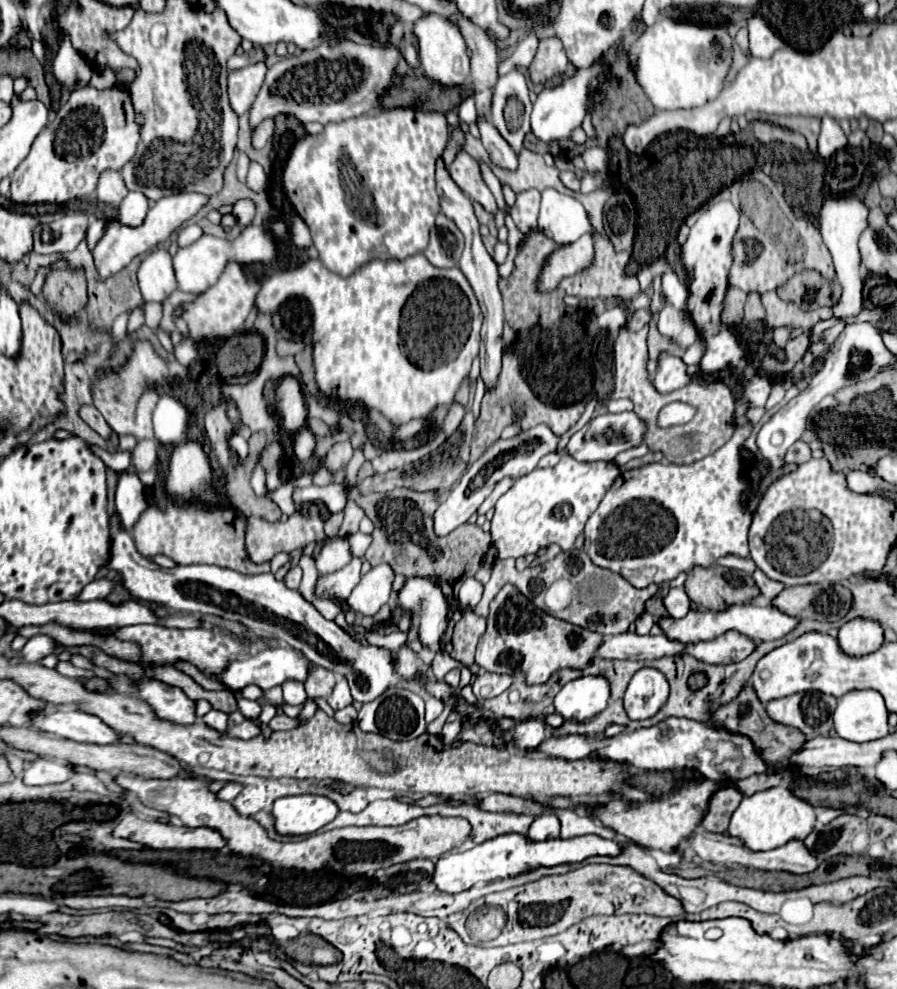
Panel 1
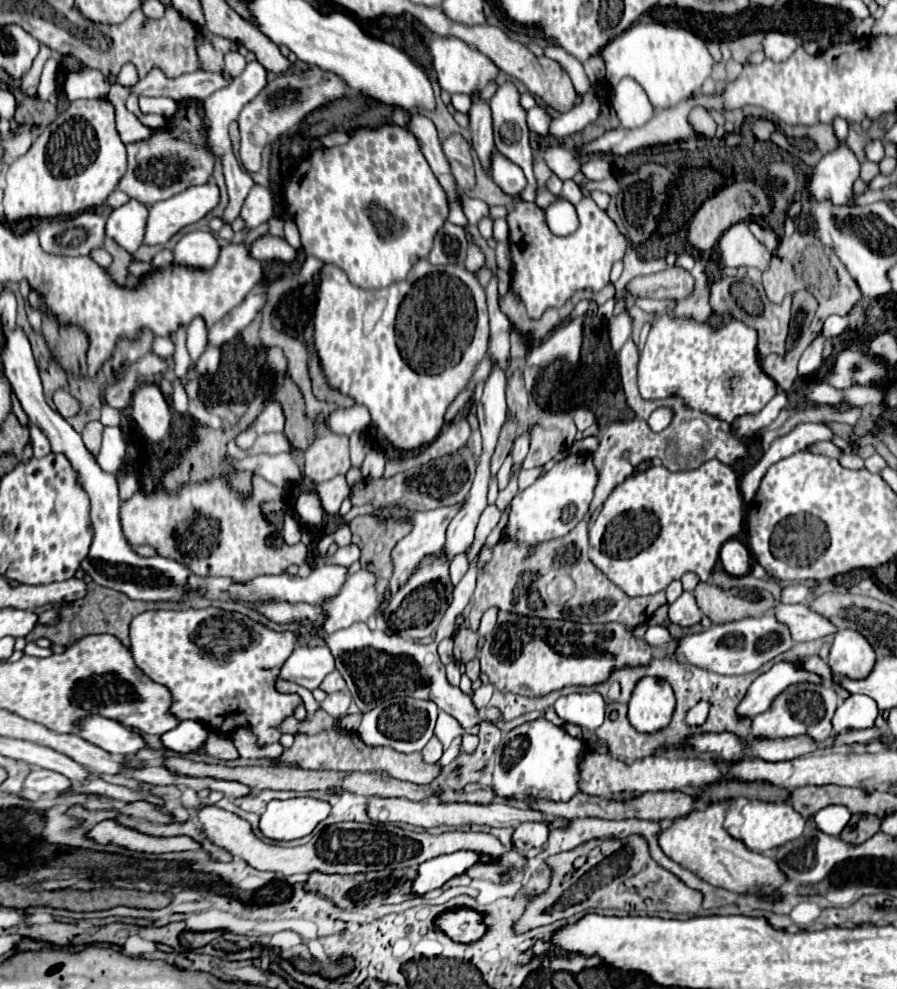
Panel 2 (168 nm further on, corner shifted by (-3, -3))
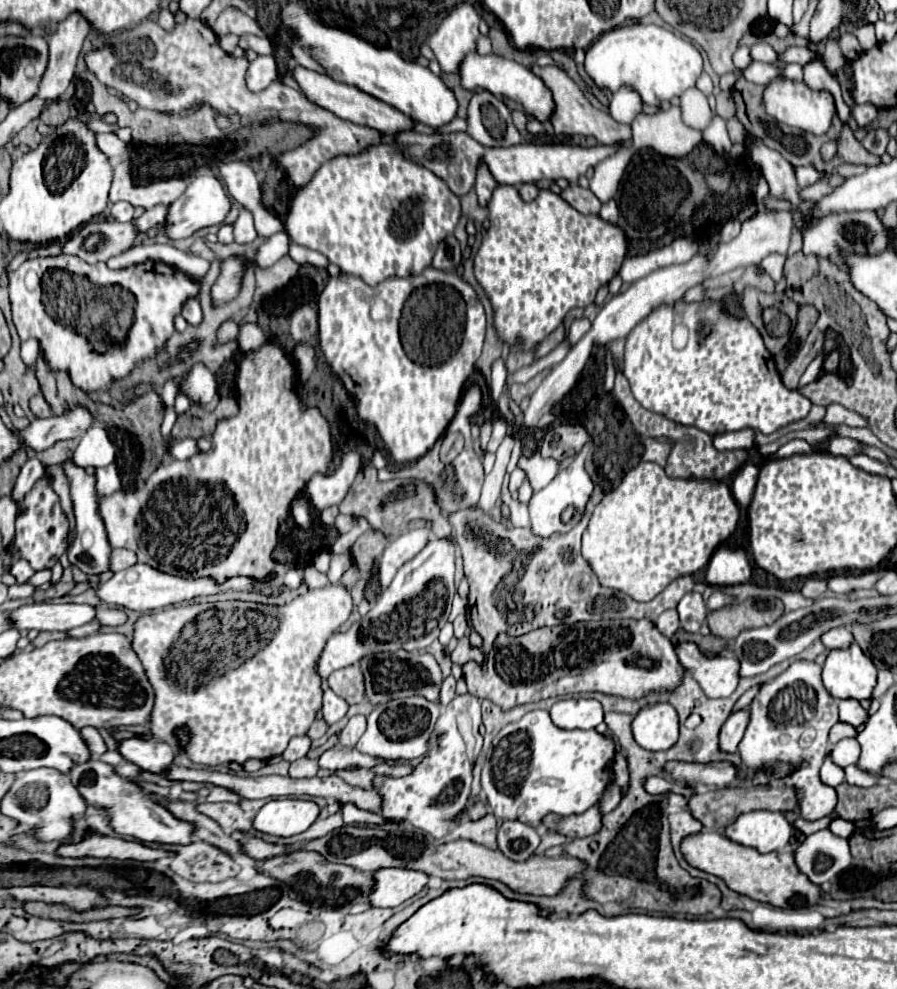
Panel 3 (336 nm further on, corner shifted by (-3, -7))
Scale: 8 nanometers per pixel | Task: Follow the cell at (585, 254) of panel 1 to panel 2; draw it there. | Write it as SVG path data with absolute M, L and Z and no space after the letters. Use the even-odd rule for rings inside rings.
M495 150L491 160L493 182L513 198L507 212L509 224L509 256L511 256L511 290L525 304L531 320L543 316L547 308L561 308L577 290L599 292L609 284L609 272L613 262L621 260L627 250L627 238L619 232L617 224L603 212L591 196L585 196L577 206L579 228L569 236L555 236L545 220L545 210L535 202L521 200L525 188L525 176L519 166L499 158Z

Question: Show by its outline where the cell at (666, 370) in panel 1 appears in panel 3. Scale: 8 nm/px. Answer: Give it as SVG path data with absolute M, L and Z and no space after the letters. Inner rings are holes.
M683 300L675 302L673 306L659 306L657 310L653 310L641 324L637 324L631 334L627 336L627 344L625 344L625 358L623 358L623 374L627 376L629 384L631 384L631 392L633 396L637 398L637 402L651 410L651 412L657 412L657 414L663 414L667 418L671 418L673 422L679 422L679 424L685 424L685 426L695 426L703 432L709 432L711 436L715 434L723 434L723 432L729 432L729 430L741 430L741 428L753 428L753 430L759 430L763 434L771 434L775 432L777 428L789 424L789 422L795 422L795 420L801 420L807 416L809 408L811 408L811 400L805 398L803 394L799 394L795 390L795 394L791 390L787 390L779 378L779 372L775 368L775 362L773 362L773 356L771 352L765 348L763 344L763 338L761 334L757 332L757 328L749 322L749 320L737 320L733 316L727 316L721 308L719 302L693 302L693 304L685 304Z

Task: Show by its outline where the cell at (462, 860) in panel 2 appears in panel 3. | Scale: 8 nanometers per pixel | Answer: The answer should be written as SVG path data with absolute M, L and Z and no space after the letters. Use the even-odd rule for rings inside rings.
M383 868L375 872L375 890L369 896L373 906L399 906L417 896L429 882L429 876L419 870Z

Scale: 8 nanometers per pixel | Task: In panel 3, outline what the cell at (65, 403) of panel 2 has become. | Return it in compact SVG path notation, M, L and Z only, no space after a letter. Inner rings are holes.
M37 394L37 396L31 398L31 410L33 410L33 414L37 418L49 418L49 416L53 416L51 406L47 404L47 400L41 394Z

